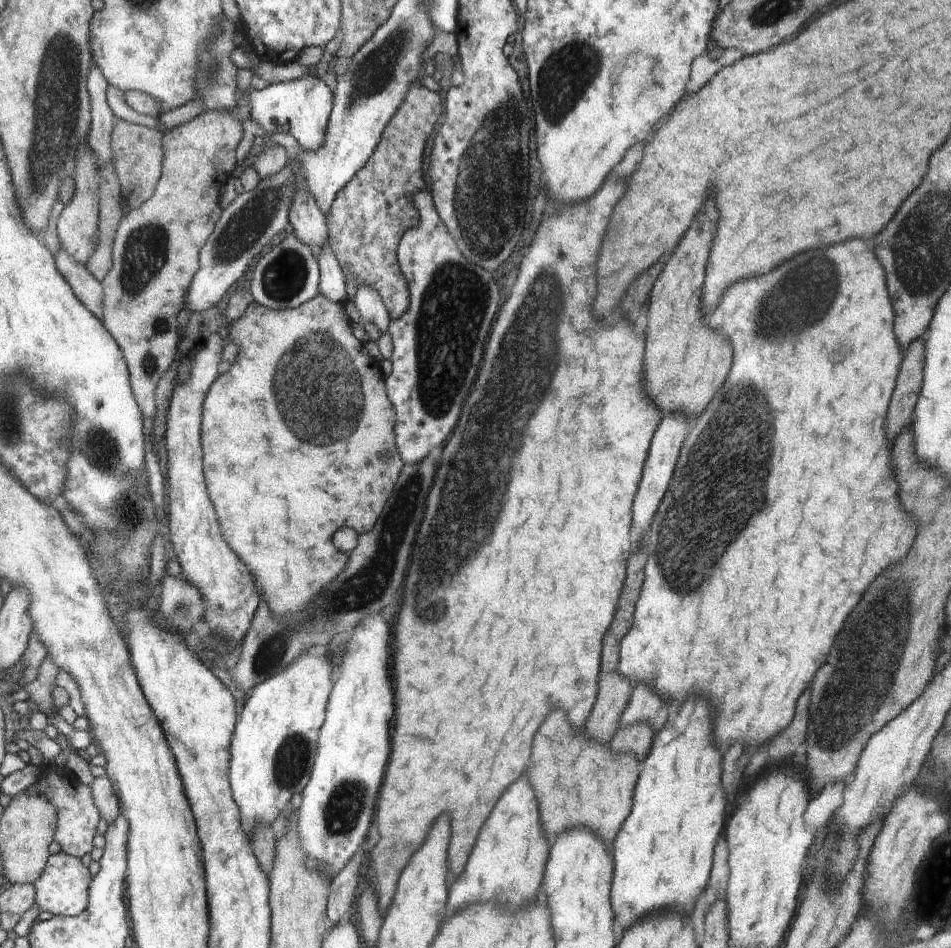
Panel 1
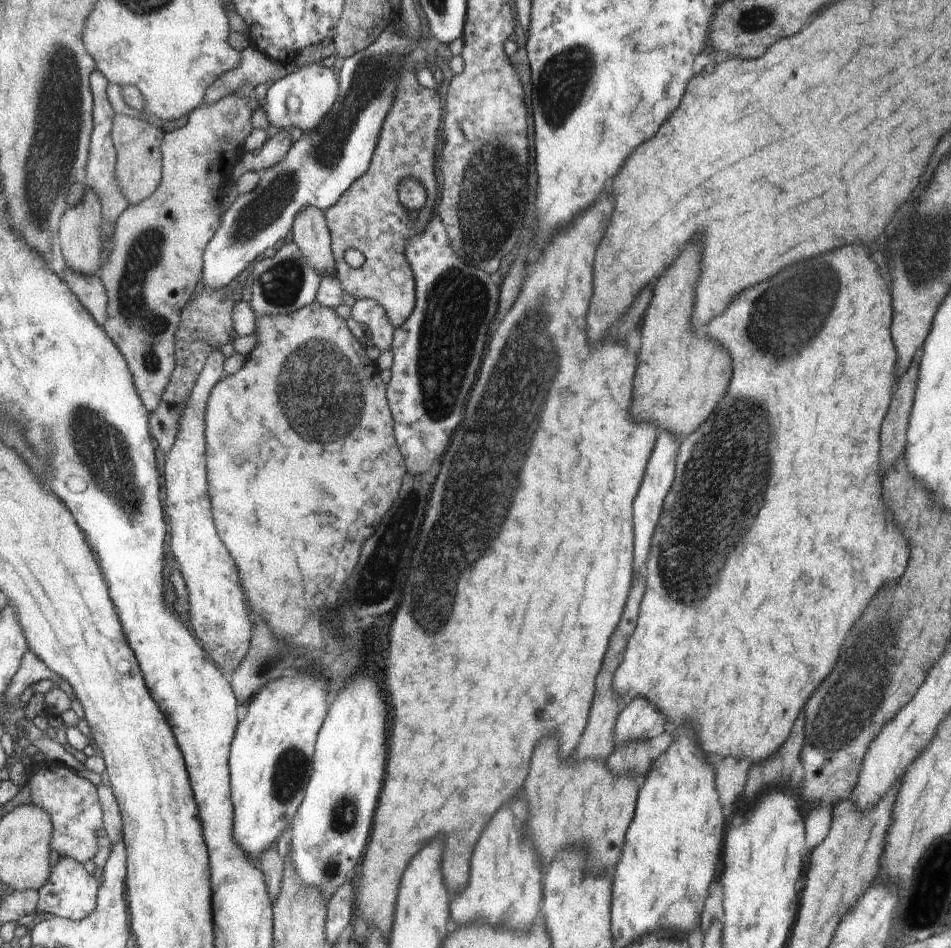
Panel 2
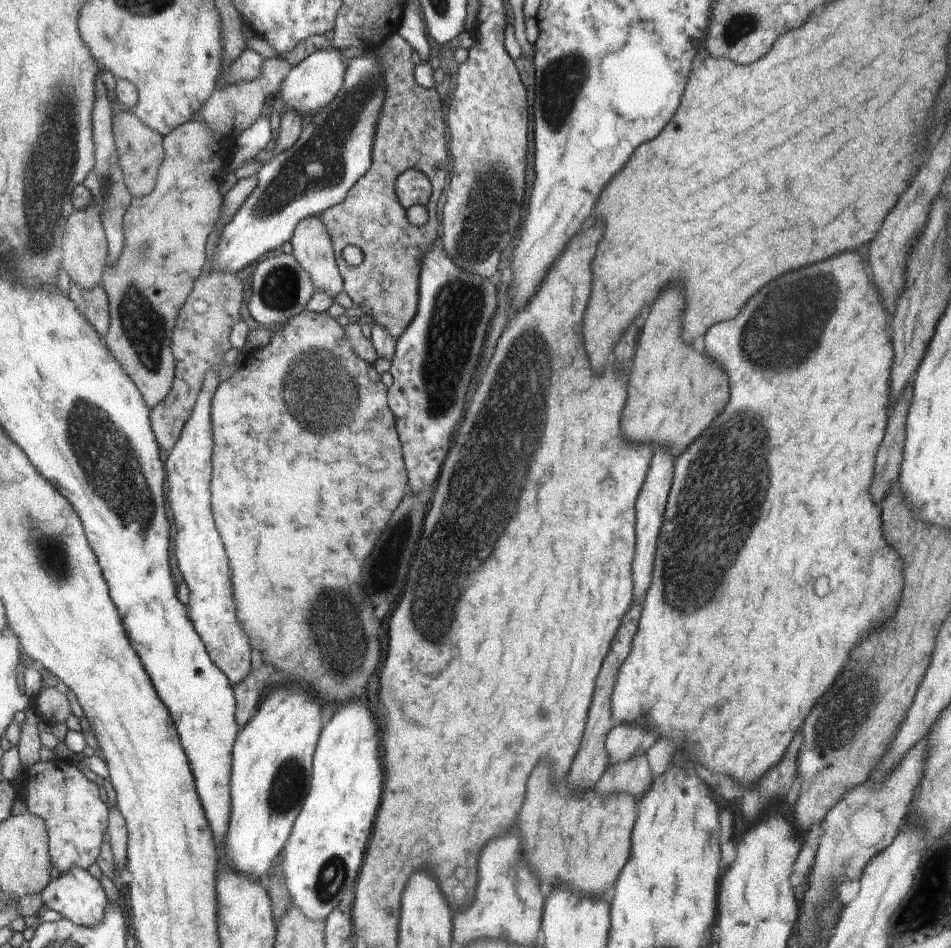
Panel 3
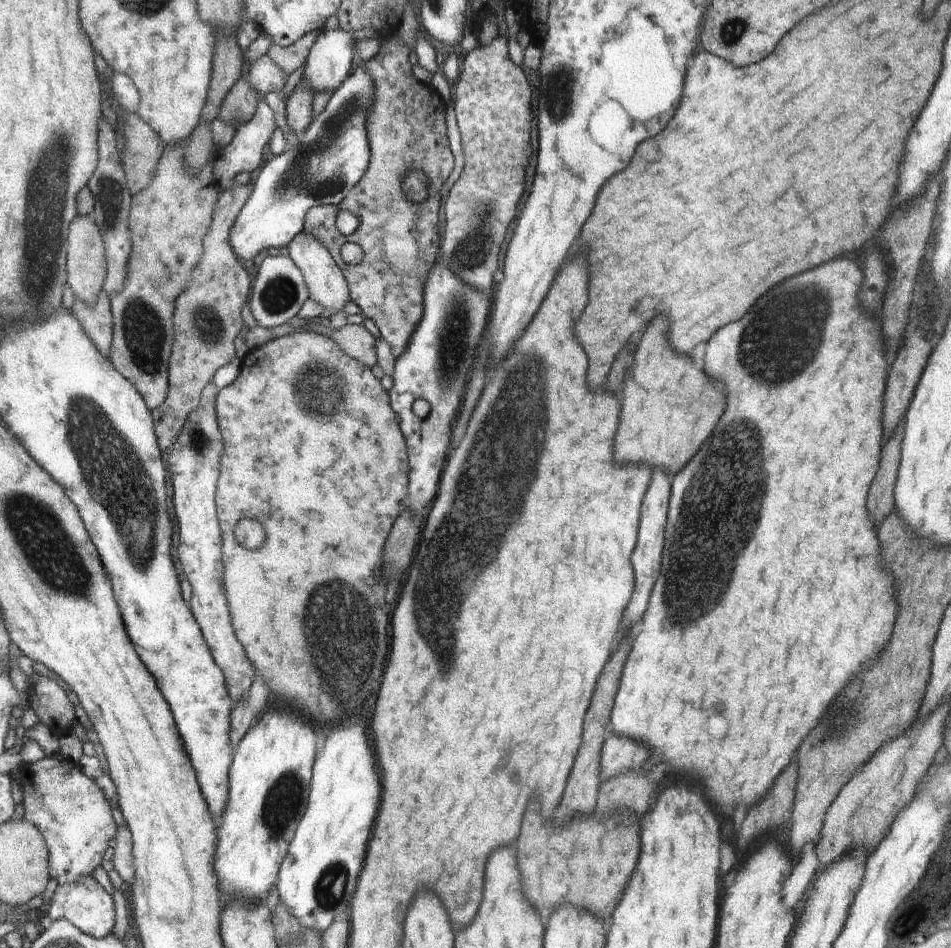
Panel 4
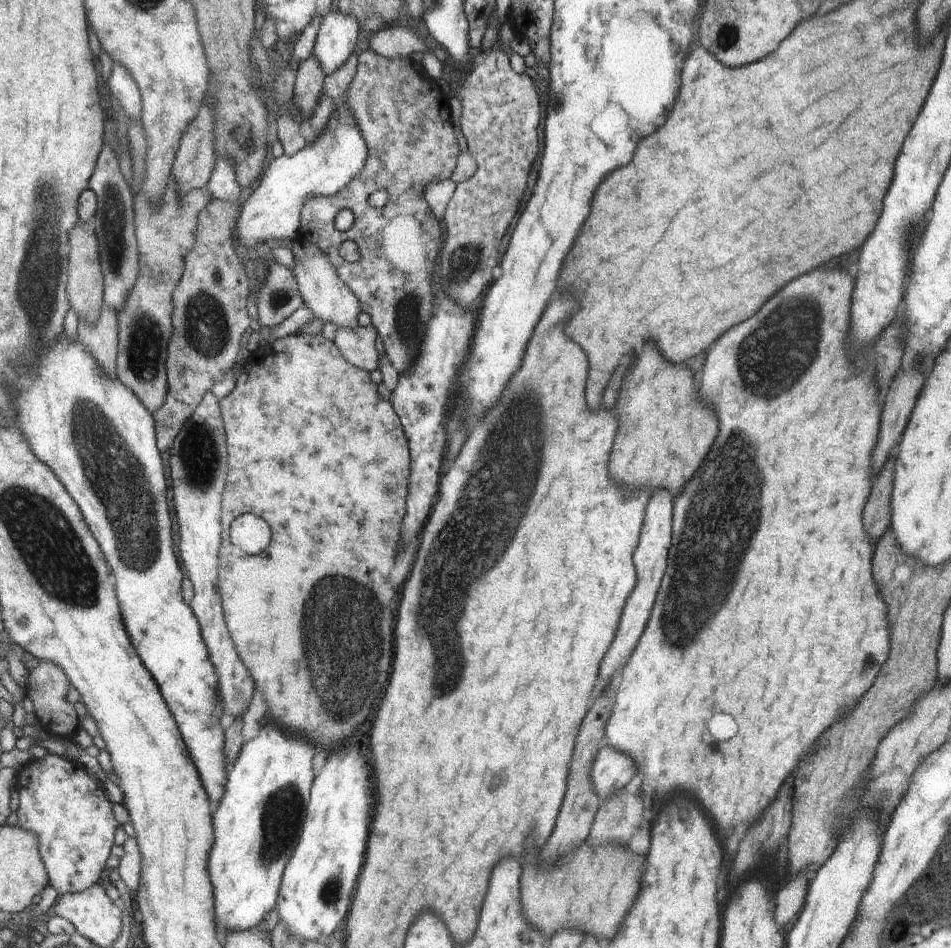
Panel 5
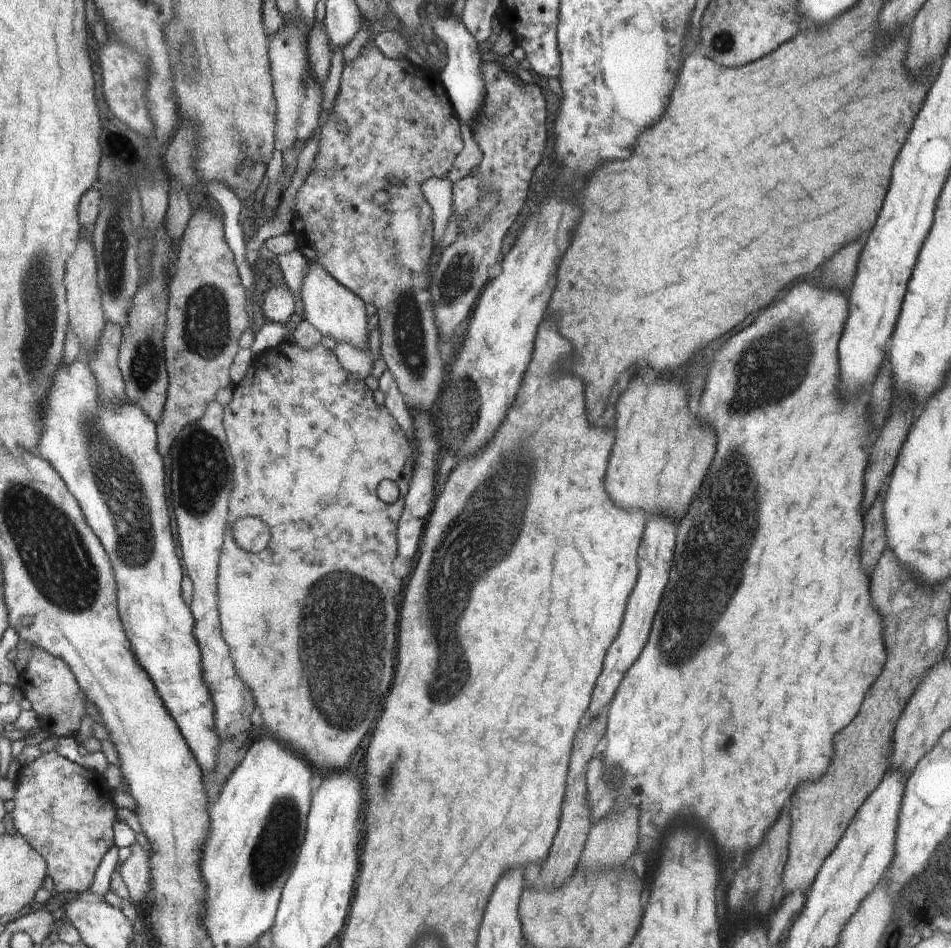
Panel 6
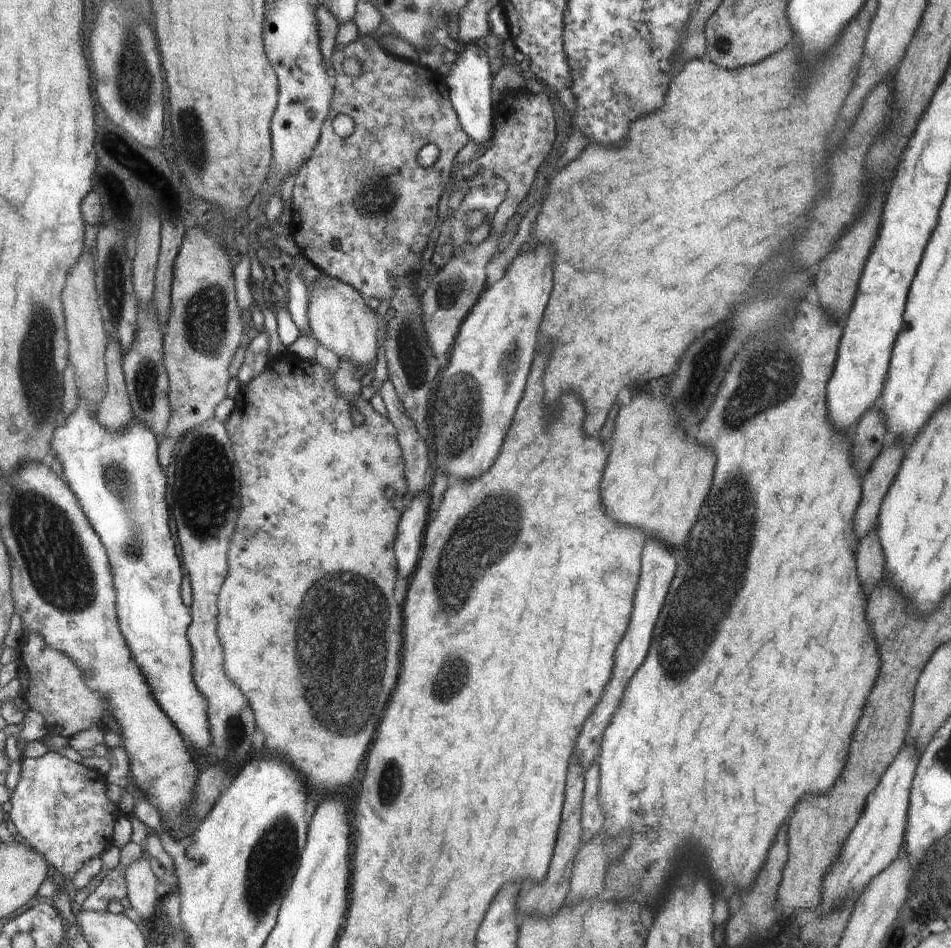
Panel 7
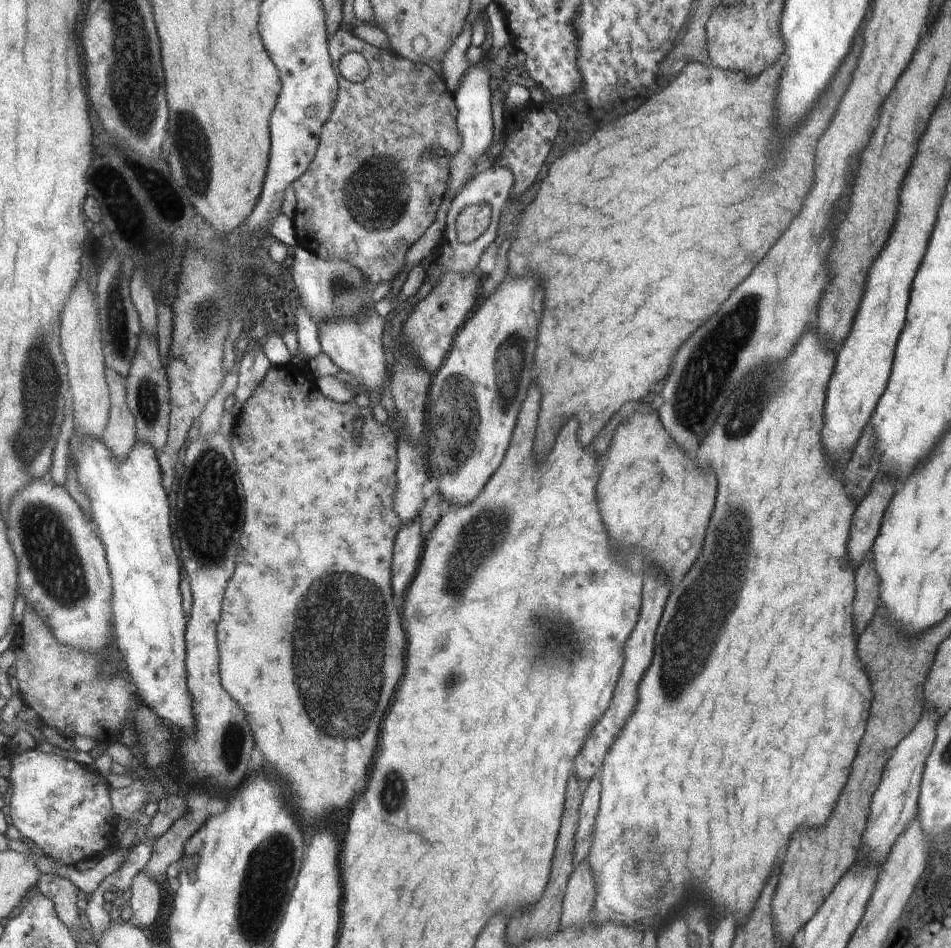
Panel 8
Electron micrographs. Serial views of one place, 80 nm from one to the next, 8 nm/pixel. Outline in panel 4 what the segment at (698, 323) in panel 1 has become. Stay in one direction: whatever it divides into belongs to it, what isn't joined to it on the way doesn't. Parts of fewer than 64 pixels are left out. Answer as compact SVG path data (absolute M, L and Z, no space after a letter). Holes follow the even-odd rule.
M660 314L650 320L644 330L644 336L638 344L638 352L634 357L634 366L630 370L630 378L626 378L624 396L622 396L622 412L620 424L614 444L614 458L618 462L648 463L666 469L672 476L683 467L699 446L710 436L714 425L720 420L726 408L726 387L722 381L711 379L711 376L694 365L691 356L673 349L669 341L670 320Z

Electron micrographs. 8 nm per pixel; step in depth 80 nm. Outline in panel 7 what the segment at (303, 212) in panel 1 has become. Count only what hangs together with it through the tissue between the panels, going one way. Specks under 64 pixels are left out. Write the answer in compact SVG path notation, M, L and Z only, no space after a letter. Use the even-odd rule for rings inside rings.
M320 279L317 287L307 288L307 299L309 328L315 334L318 344L333 350L340 361L370 362L374 358L376 318L357 289L338 279Z

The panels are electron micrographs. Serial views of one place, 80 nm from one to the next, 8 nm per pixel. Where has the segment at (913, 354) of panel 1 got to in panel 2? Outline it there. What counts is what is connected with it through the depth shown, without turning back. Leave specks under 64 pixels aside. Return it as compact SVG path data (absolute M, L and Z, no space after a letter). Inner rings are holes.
M918 350L898 380L890 410L882 422L882 434L880 434L880 468L882 478L885 470L902 455L907 443L907 430L910 413L915 399L917 382L919 379L919 362L921 353Z

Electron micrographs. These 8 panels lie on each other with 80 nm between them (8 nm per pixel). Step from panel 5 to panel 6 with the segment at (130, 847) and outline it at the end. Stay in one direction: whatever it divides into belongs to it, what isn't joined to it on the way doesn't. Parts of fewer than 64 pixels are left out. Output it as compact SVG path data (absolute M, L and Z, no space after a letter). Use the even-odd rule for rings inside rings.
M139 843L131 845L131 855L120 864L120 874L128 889L128 898L134 902L147 899L149 888L152 886L149 853Z

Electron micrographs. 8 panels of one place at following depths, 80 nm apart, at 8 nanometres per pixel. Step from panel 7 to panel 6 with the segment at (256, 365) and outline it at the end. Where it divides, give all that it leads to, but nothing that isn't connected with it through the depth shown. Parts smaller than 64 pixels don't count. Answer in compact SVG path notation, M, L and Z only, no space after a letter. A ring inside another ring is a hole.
M294 311L285 323L266 322L255 334L255 340L251 344L251 354L263 353L266 349L279 348L288 334L296 333L296 326L305 320L303 312Z

